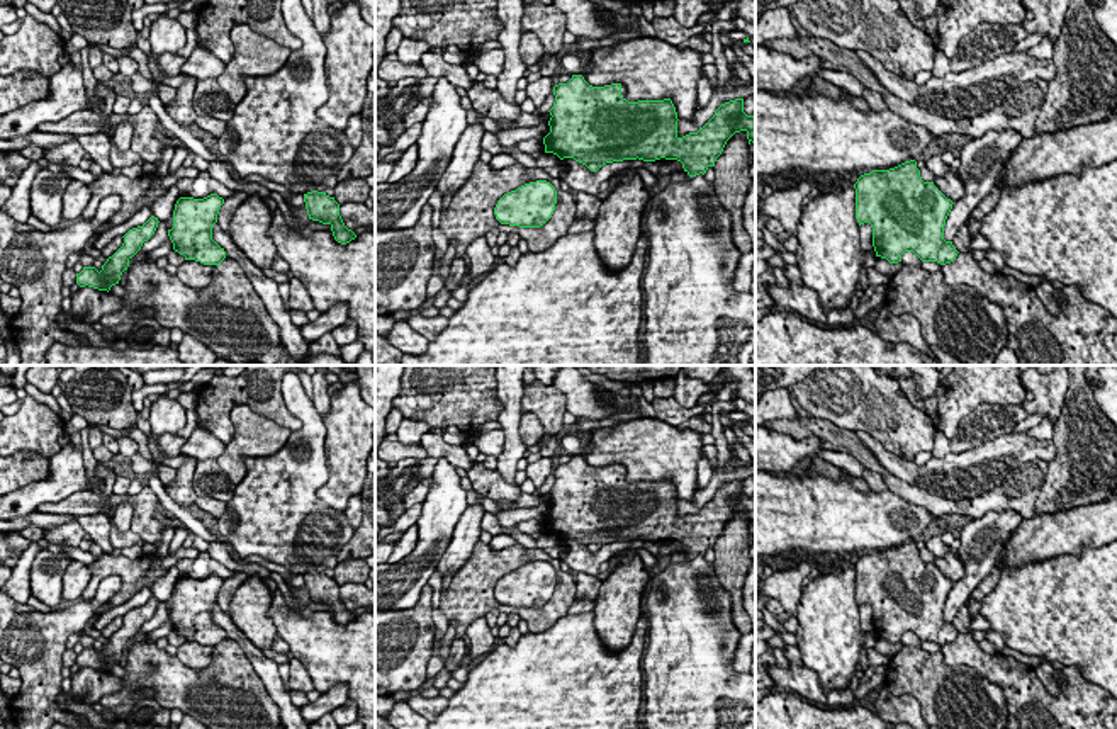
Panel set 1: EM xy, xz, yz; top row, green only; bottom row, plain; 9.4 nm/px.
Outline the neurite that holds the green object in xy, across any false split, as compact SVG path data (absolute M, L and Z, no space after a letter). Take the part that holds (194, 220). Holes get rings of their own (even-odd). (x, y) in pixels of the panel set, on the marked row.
M210 194L204 199L180 197L173 211L173 228L168 236L173 250L204 265L217 265L226 258L224 248L212 240L212 228L224 199Z

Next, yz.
M915 160L864 173L854 189L856 219L859 226L871 224L876 257L898 263L905 251L913 251L922 262L956 260L959 251L944 240L954 202L934 182L922 180Z

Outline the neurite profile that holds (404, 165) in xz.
M418 143L411 144L401 158L396 161L392 173L389 175L387 182L394 184L406 175L409 175L418 163Z

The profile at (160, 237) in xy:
M160 221L154 235L148 241L143 243L143 246L141 246L139 251L149 253L149 251L160 248L166 241L168 241L166 223L165 221Z

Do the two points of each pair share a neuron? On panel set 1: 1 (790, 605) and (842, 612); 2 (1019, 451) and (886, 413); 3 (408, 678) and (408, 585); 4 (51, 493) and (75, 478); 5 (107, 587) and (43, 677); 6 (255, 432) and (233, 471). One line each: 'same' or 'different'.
1: different
2: different
3: different
4: same
5: same
6: same

